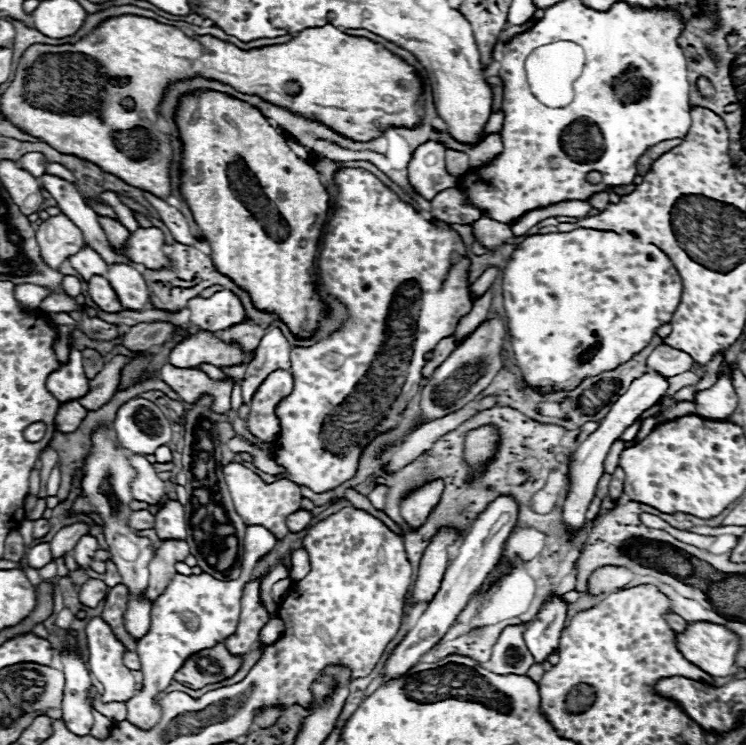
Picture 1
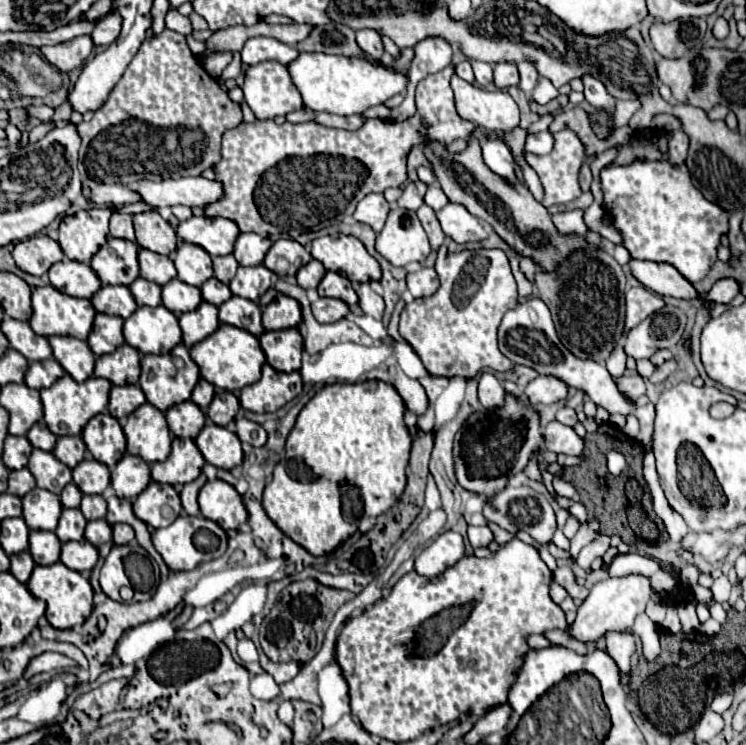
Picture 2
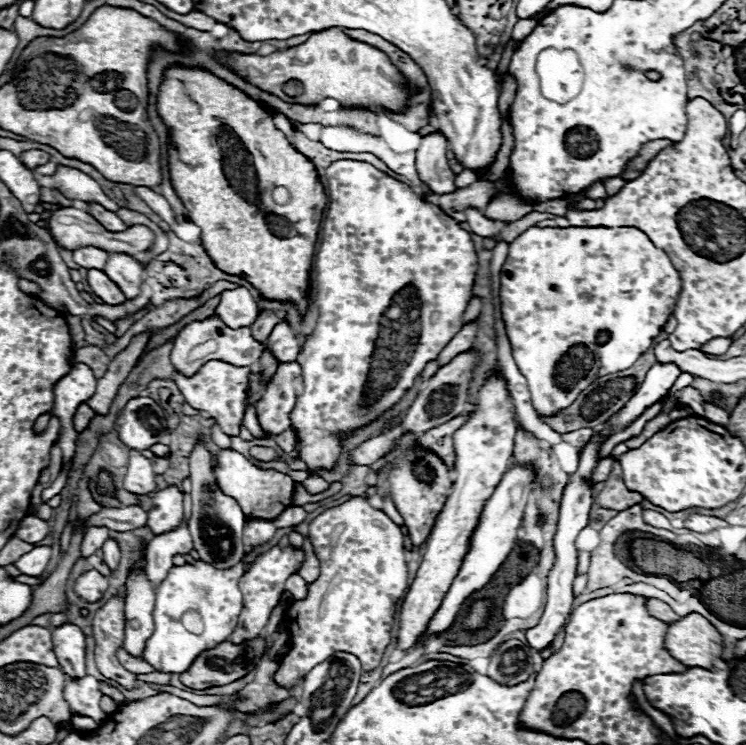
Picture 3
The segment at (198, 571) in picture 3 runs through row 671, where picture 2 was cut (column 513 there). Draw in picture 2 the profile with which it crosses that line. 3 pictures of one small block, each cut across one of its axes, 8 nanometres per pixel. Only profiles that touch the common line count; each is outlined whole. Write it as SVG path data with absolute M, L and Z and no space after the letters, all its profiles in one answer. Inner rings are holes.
M486 140L486 142L482 142L482 156L484 156L486 166L494 174L504 178L508 184L520 182L518 176L516 176L514 156L512 156L510 148L504 142L500 142L500 140Z

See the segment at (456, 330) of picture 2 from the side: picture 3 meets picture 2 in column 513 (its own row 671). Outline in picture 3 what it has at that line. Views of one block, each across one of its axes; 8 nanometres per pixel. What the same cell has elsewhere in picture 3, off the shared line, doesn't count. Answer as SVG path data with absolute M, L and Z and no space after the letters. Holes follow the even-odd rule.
M352 498L336 508L328 508L310 522L308 536L320 562L320 576L308 584L306 598L290 602L284 612L284 624L290 632L290 648L278 660L274 680L286 690L292 690L306 676L306 672L314 668L314 664L320 664L334 652L354 654L364 672L374 670L392 640L398 606L410 588L408 564L404 558L404 536L400 528L382 510L372 508L366 498Z

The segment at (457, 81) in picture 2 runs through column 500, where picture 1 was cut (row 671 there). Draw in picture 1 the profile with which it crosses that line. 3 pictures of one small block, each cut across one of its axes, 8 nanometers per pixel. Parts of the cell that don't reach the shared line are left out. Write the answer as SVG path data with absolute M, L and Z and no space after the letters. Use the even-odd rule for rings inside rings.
M102 616L88 622L86 640L90 652L90 672L104 684L102 702L130 700L130 696L134 696L134 676L132 670L122 664L122 654L126 648Z

